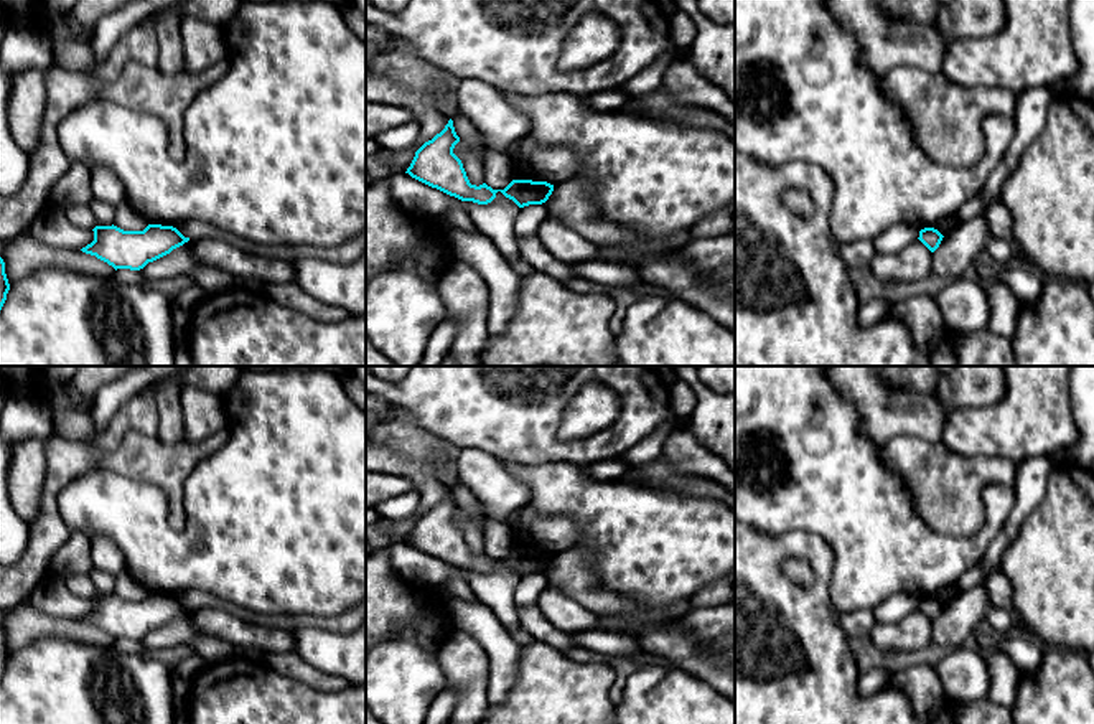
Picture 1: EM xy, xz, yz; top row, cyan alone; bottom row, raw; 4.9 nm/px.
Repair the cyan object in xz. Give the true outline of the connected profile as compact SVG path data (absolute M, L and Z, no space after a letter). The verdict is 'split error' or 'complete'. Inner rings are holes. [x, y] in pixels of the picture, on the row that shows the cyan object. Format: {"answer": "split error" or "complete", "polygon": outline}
{"answer": "complete", "polygon": "M450 119L440 134L415 152L405 173L450 196L478 205L491 203L498 191L512 200L519 208L542 205L552 195L554 185L547 181L512 180L504 190L493 190L486 183L479 186L471 185L461 160L453 153L458 142L460 137Z"}

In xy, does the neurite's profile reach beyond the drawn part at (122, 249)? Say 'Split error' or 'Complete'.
Complete

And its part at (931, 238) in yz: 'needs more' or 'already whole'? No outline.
already whole

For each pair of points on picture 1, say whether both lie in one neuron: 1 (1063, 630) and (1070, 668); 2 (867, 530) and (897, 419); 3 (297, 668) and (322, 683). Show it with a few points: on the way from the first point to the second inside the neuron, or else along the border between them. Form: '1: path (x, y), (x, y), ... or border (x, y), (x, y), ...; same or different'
1: border (1047, 647), (1068, 647), (1076, 652); different
2: border (857, 413), (862, 432), (880, 446); different
3: path (303, 672), (315, 678); same

